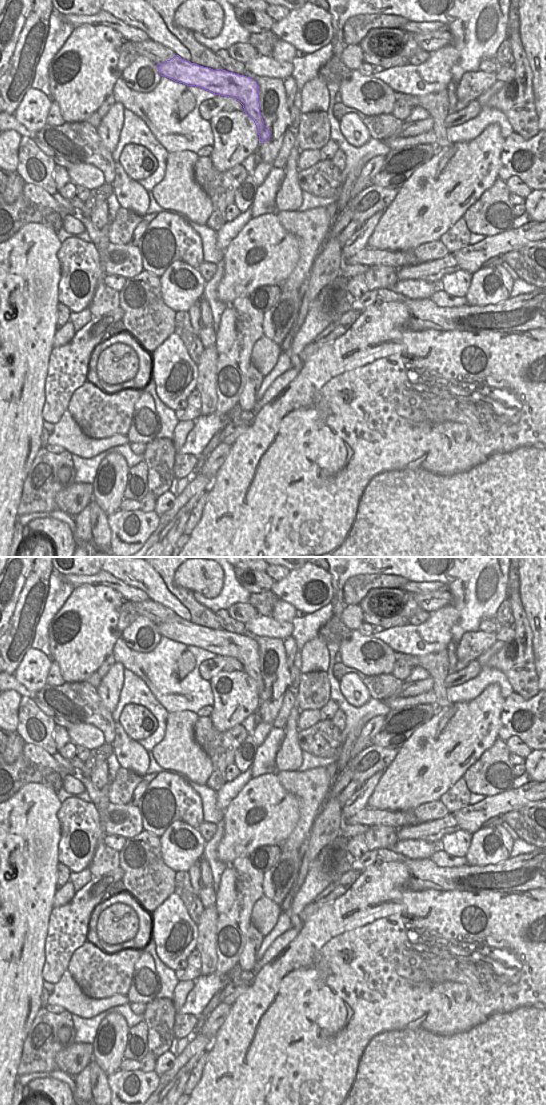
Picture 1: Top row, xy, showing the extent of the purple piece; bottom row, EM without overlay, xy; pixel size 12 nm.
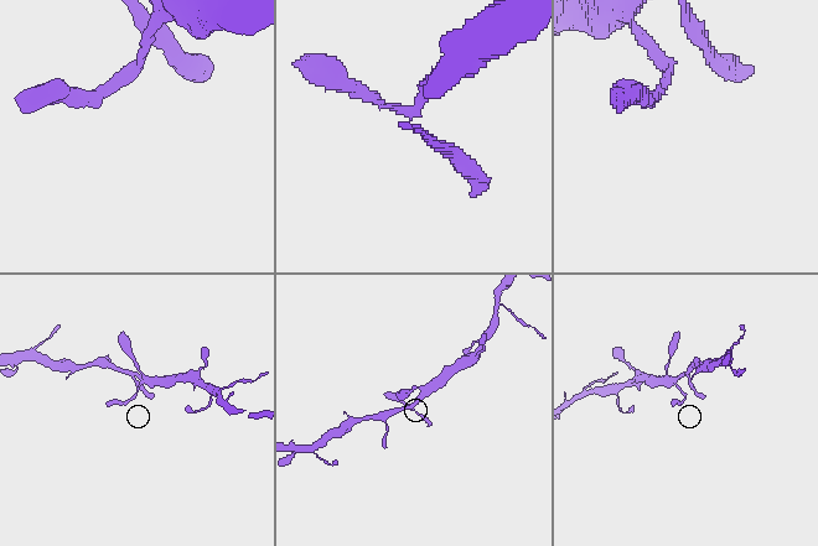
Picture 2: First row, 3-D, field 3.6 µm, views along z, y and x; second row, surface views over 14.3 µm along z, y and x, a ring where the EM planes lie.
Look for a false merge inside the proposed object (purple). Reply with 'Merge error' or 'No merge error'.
No merge error

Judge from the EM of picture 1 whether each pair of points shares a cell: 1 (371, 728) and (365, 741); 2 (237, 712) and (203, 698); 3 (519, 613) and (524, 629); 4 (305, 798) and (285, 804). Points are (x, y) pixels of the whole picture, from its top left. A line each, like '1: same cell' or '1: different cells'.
1: same cell
2: different cells
3: same cell
4: different cells

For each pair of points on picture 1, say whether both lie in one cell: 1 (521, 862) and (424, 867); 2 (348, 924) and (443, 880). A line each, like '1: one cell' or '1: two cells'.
1: one cell
2: two cells

